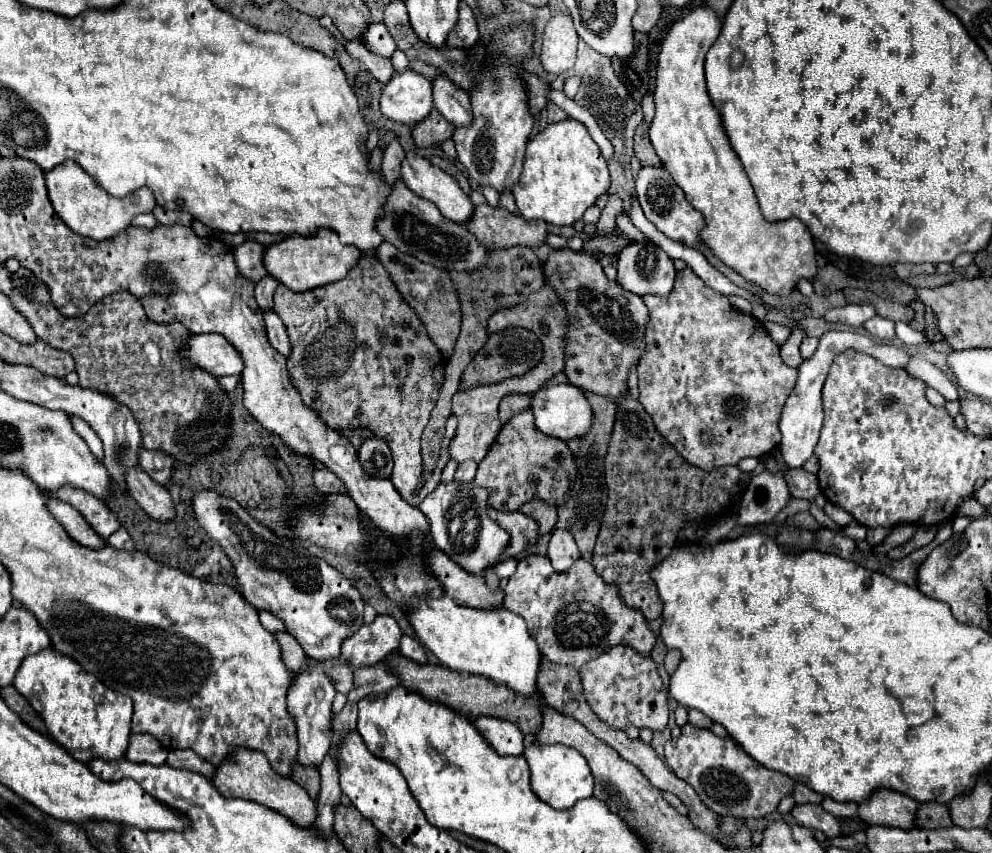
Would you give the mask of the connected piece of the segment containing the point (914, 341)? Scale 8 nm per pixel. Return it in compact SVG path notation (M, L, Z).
M903 321L895 323L895 335L897 335L905 345L911 345L911 347L921 345L921 343L925 343L925 341L927 341L923 333L919 333L919 331L911 329L911 327L909 327L907 323L903 323Z

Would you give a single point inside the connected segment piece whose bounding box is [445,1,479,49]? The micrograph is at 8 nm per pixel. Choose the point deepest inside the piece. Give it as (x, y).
(465, 35)

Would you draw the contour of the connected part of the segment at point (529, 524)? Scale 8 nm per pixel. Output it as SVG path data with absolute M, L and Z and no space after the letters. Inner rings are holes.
M489 509L491 519L495 519L509 535L509 547L505 549L503 557L515 557L521 551L525 551L529 545L537 543L539 537L539 525L535 523L535 519L527 517L521 511L513 511L513 513L505 513L505 511L497 511L497 509Z

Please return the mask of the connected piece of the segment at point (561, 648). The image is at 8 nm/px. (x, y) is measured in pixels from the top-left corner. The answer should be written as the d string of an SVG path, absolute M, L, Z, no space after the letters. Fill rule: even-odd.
M531 555L519 561L517 571L509 577L505 587L505 609L517 613L525 619L531 637L537 641L539 651L557 665L573 665L581 667L583 663L597 659L601 653L615 645L629 645L639 655L649 657L655 647L655 633L647 627L647 619L639 609L631 609L619 597L619 589L615 585L607 585L601 575L595 573L595 567L589 561L579 559L567 573L557 573L547 557Z

